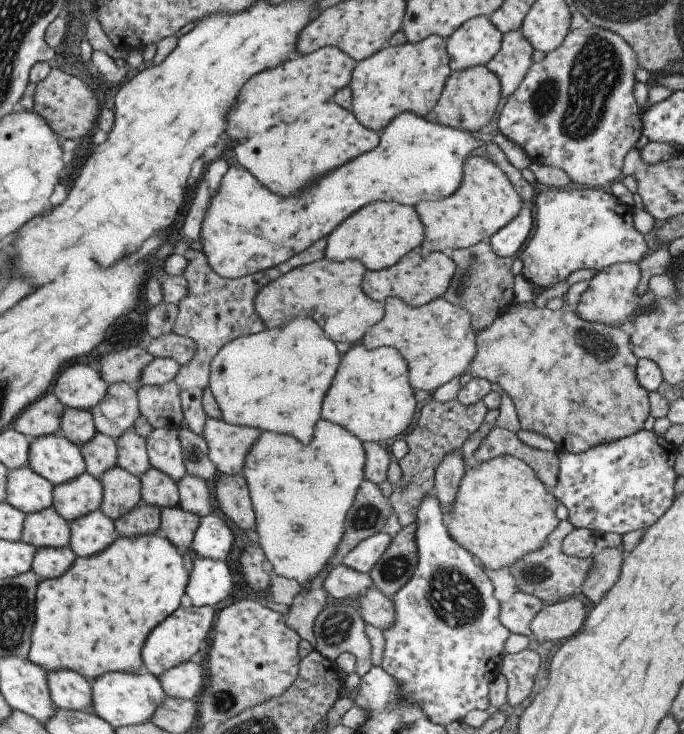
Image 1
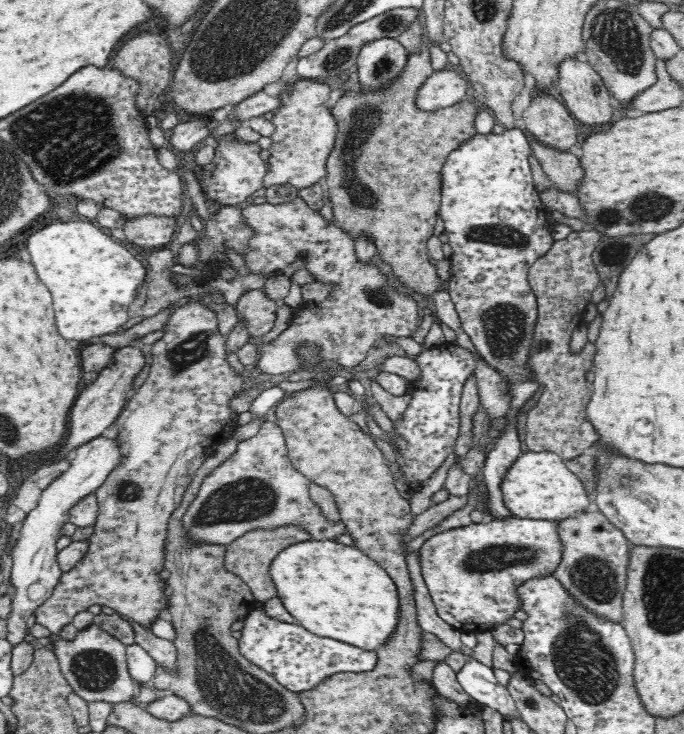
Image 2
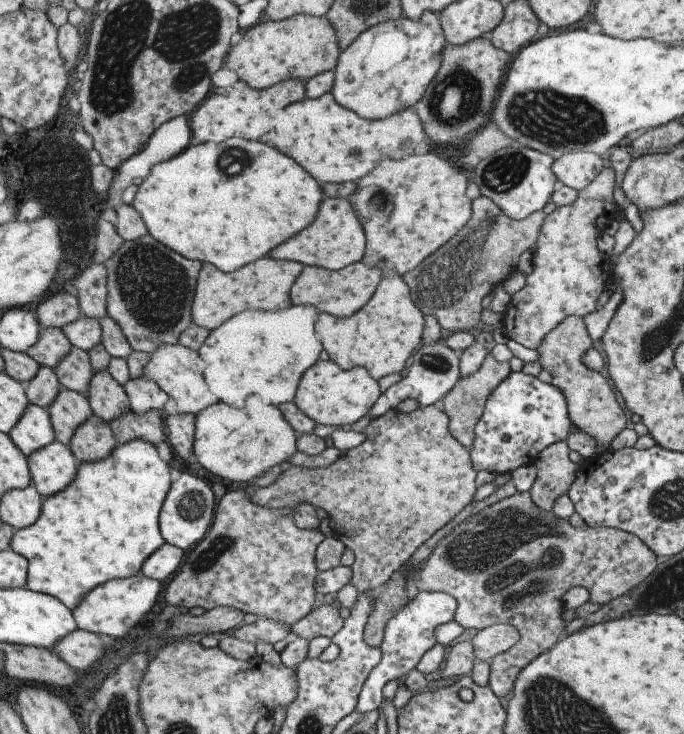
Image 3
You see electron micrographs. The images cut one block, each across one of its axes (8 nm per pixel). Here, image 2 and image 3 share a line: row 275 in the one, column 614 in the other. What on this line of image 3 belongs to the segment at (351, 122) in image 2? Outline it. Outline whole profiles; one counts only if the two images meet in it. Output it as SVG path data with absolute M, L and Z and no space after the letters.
M565 316L553 330L544 335L543 342L537 346L535 352L541 368L551 374L550 383L565 397L569 420L573 426L591 436L597 447L609 451L611 440L625 429L627 420L607 380L599 372L589 370L581 364L581 356L591 348L591 342L583 318Z

